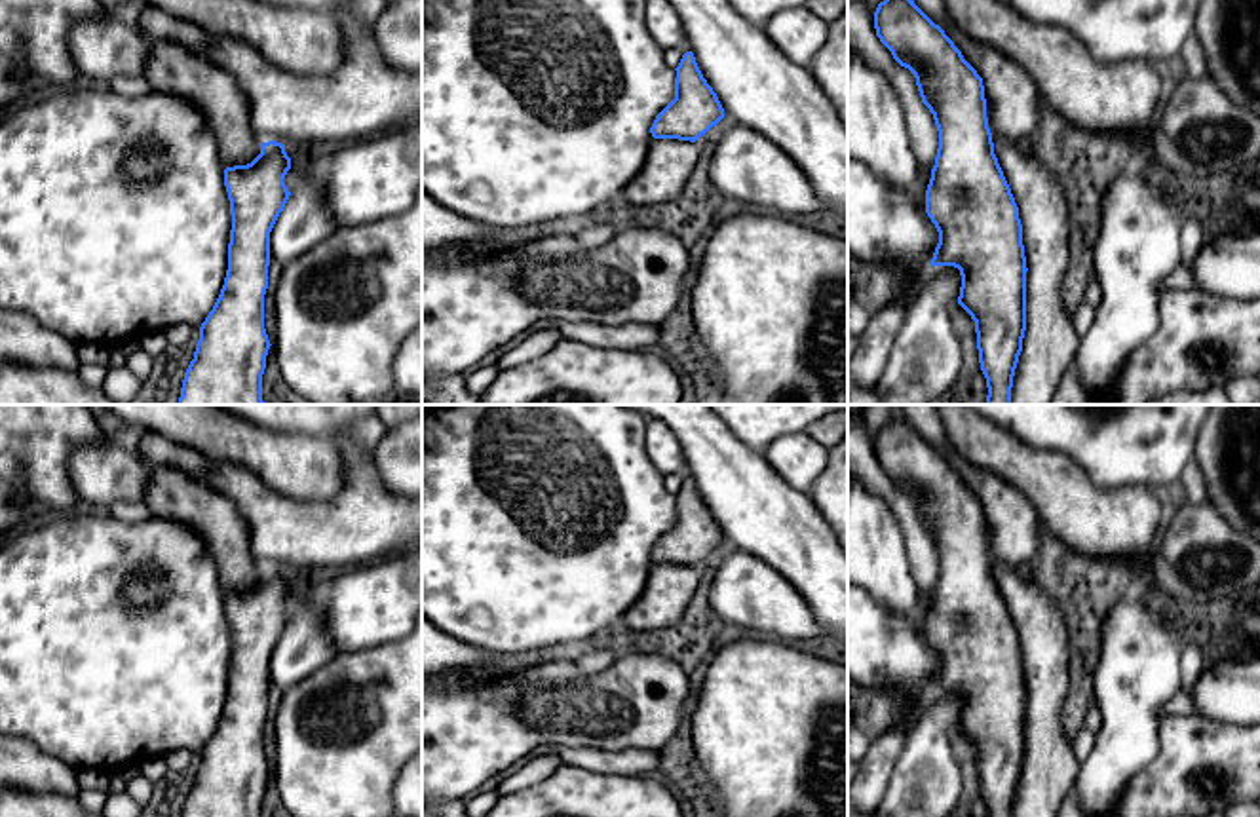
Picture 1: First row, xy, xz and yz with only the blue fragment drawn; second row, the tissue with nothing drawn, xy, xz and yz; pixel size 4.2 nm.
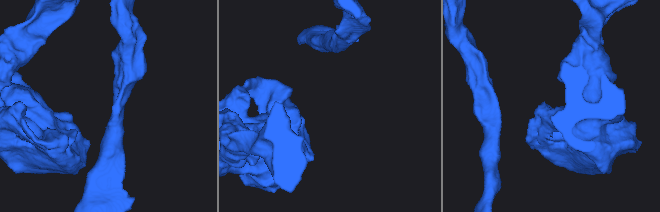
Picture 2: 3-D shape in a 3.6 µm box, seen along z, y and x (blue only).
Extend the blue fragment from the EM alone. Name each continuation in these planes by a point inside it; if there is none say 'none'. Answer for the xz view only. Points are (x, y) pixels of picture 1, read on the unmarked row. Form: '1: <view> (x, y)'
1: xz (669, 588)

